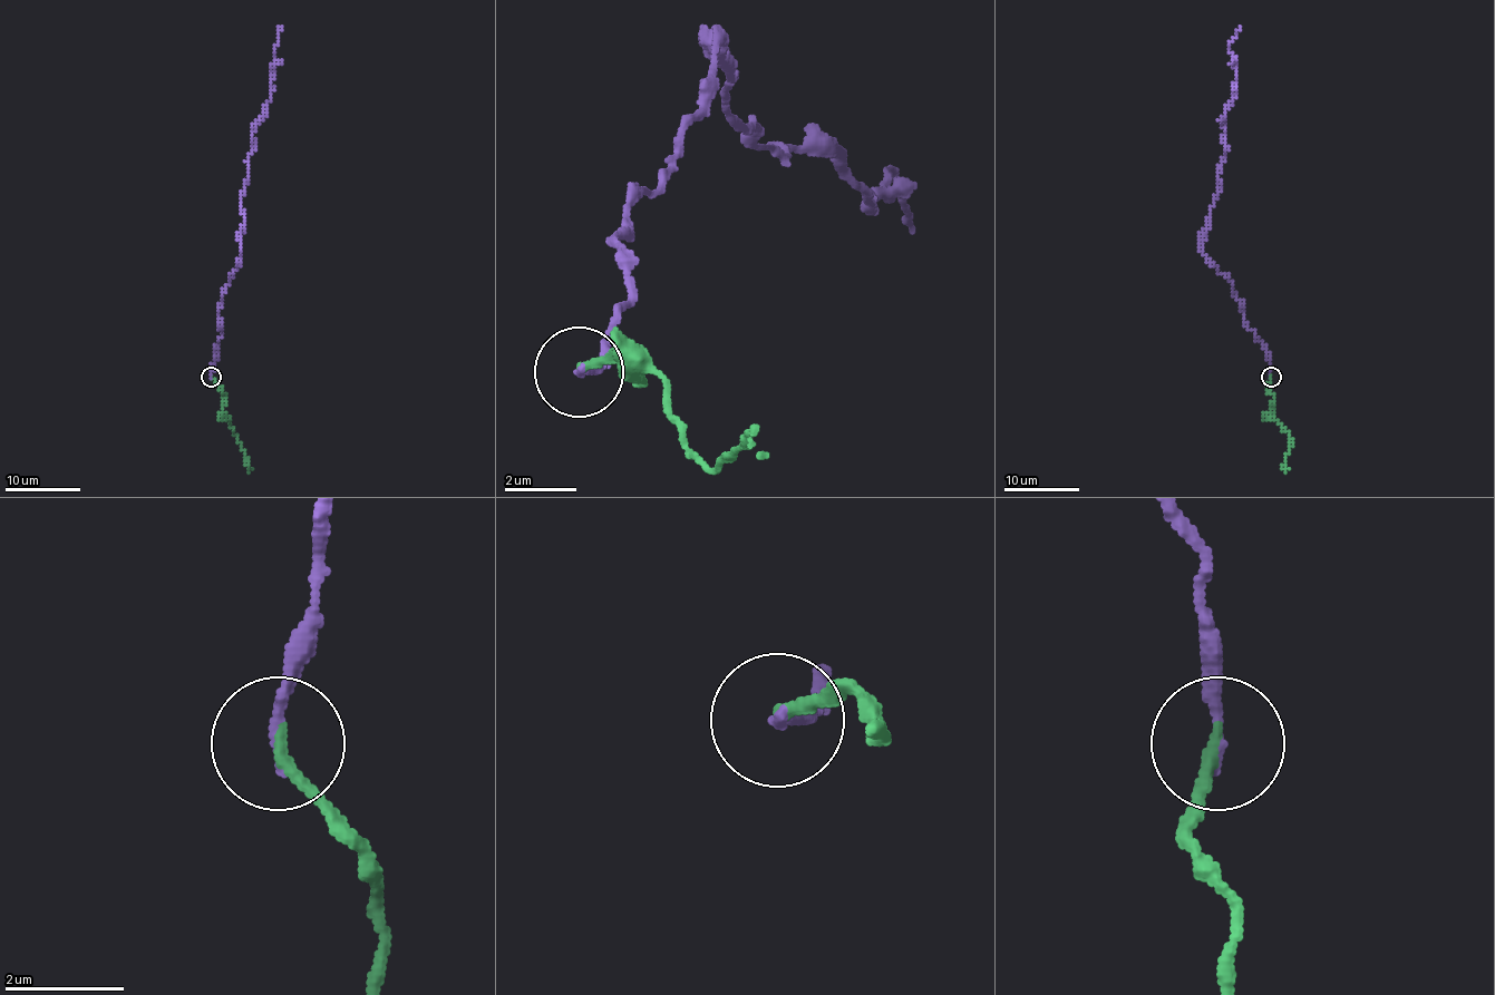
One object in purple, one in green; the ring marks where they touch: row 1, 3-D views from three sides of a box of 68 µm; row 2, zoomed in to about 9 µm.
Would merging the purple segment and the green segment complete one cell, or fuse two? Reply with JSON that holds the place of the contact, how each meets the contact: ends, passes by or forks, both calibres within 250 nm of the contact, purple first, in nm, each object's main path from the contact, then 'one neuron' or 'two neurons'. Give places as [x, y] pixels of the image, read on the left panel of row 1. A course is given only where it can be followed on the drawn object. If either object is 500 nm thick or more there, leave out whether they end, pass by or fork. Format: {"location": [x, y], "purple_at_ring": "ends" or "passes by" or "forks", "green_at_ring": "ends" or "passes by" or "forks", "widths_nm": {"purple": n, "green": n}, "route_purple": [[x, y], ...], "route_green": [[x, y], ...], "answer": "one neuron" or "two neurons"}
{"location": [211, 377], "purple_at_ring": "ends", "green_at_ring": "ends", "widths_nm": {"purple": 200, "green": 220}, "route_purple": [[212, 376], [217, 315], [242, 252], [242, 196], [254, 145], [253, 127], [272, 93], [281, 26]], "route_green": [[212, 376], [221, 389], [223, 411], [240, 444], [245, 466], [251, 469]], "answer": "two neurons"}

